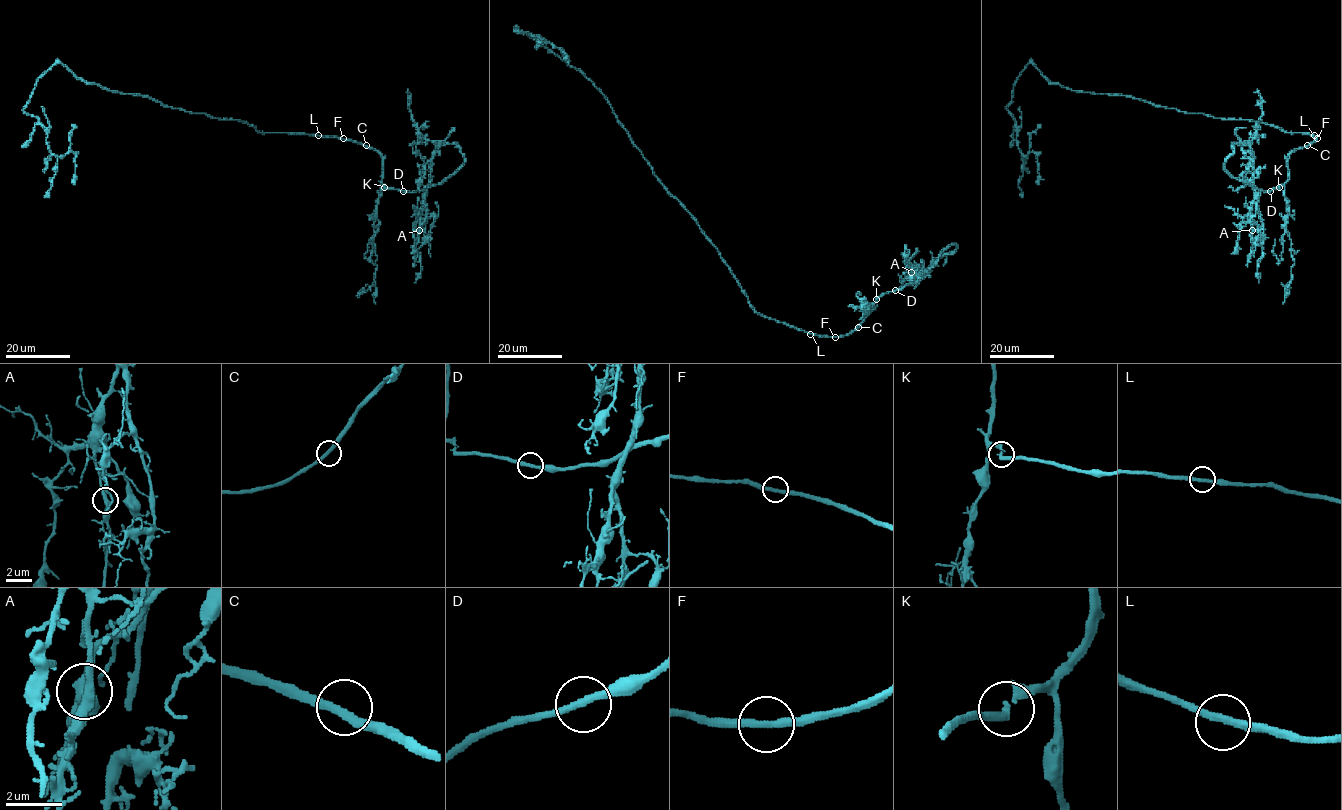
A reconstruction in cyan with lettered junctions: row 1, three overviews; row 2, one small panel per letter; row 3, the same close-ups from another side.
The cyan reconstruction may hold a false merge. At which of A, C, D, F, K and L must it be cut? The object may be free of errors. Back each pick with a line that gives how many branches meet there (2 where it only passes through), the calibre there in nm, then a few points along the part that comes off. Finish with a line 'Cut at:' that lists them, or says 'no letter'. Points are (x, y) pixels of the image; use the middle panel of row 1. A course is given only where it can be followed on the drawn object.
K: Branches: 2. Thickness 280 nm. Course of the part to remove: (877, 298), (844, 336), (809, 334), (760, 315), (602, 92), (515, 27), (567, 57)
Cut at: K

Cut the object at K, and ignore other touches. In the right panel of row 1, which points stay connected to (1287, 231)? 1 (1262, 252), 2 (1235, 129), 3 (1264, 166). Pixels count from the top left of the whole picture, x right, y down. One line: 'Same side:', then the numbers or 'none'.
Same side: none

